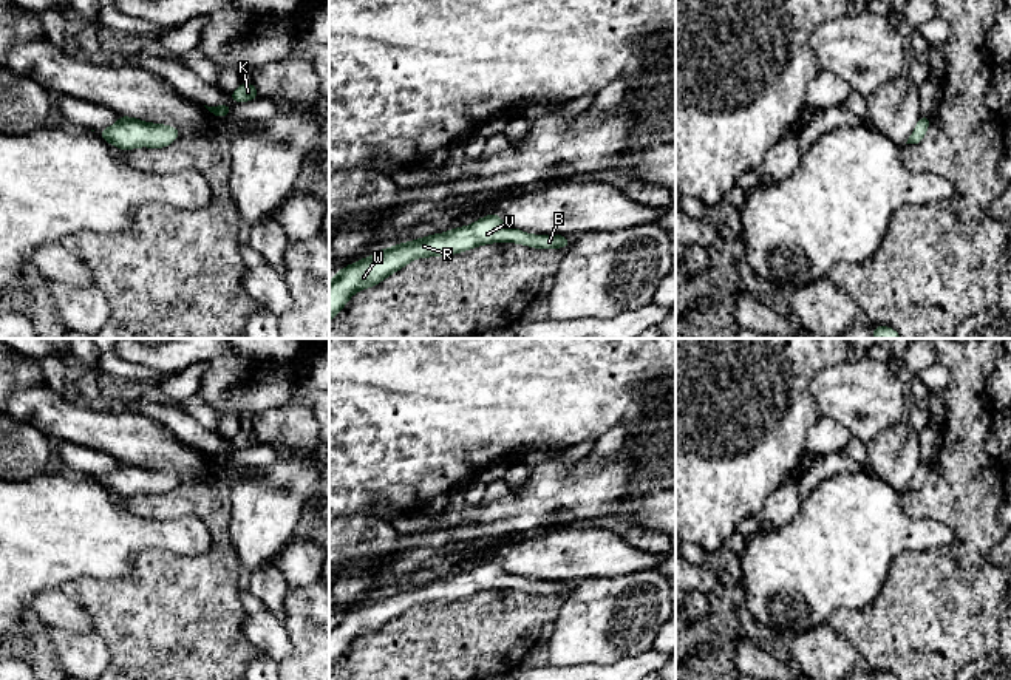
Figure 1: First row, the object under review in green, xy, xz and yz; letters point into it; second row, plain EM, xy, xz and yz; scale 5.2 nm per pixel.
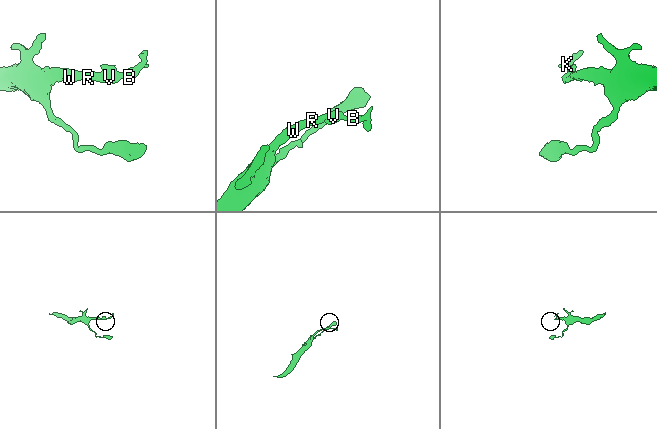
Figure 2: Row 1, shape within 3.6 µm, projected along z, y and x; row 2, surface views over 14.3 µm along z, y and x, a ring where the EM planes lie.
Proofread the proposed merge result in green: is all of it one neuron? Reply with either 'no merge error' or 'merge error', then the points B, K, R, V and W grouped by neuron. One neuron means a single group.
no merge error | B K R V W

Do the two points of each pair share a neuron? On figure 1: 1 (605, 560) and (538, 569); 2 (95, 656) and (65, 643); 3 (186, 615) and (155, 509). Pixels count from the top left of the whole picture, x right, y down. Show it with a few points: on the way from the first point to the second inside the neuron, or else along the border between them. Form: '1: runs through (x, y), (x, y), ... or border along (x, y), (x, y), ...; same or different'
1: runs through (588, 560), (555, 560); same
2: runs through (87, 656), (81, 656), (73, 649); same
3: runs through (212, 577), (218, 569), (218, 526), (194, 506); same

